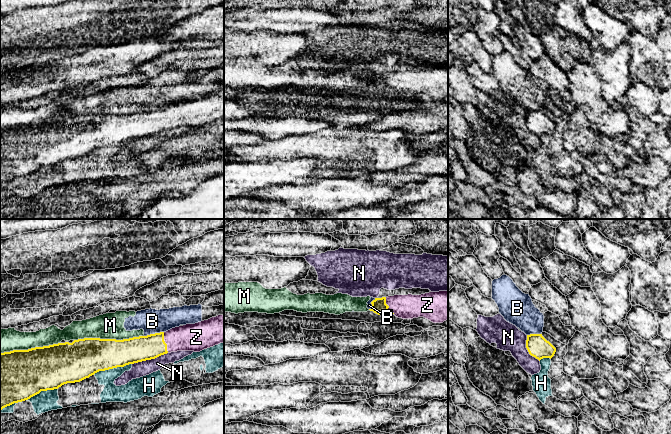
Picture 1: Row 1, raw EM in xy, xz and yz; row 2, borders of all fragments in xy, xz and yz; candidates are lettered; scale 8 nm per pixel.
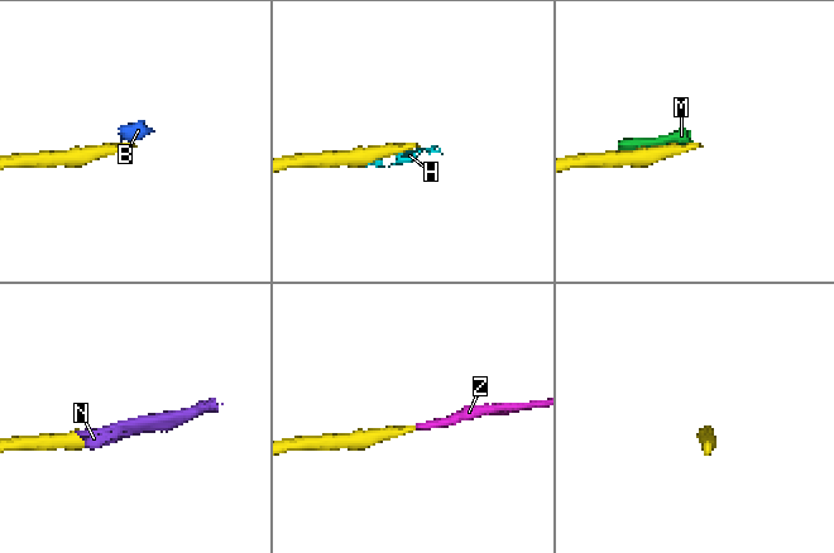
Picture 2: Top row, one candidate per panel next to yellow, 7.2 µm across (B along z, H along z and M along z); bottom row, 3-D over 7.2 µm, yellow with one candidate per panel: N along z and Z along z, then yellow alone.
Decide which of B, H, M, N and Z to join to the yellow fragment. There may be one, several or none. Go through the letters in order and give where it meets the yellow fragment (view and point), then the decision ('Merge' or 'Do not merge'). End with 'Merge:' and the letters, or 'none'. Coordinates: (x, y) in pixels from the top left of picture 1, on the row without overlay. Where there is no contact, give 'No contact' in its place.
B: Touches yellow at xy (153, 110). Do not merge
H: Touches yellow at xy (112, 144). Do not merge
M: Touches yellow at xy (108, 115). Do not merge
N: Touches yellow at xy (149, 135). Do not merge
Z: Touches yellow at xy (164, 118). Merge
Merge: Z

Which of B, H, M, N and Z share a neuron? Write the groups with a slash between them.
B M / H / N / Z

